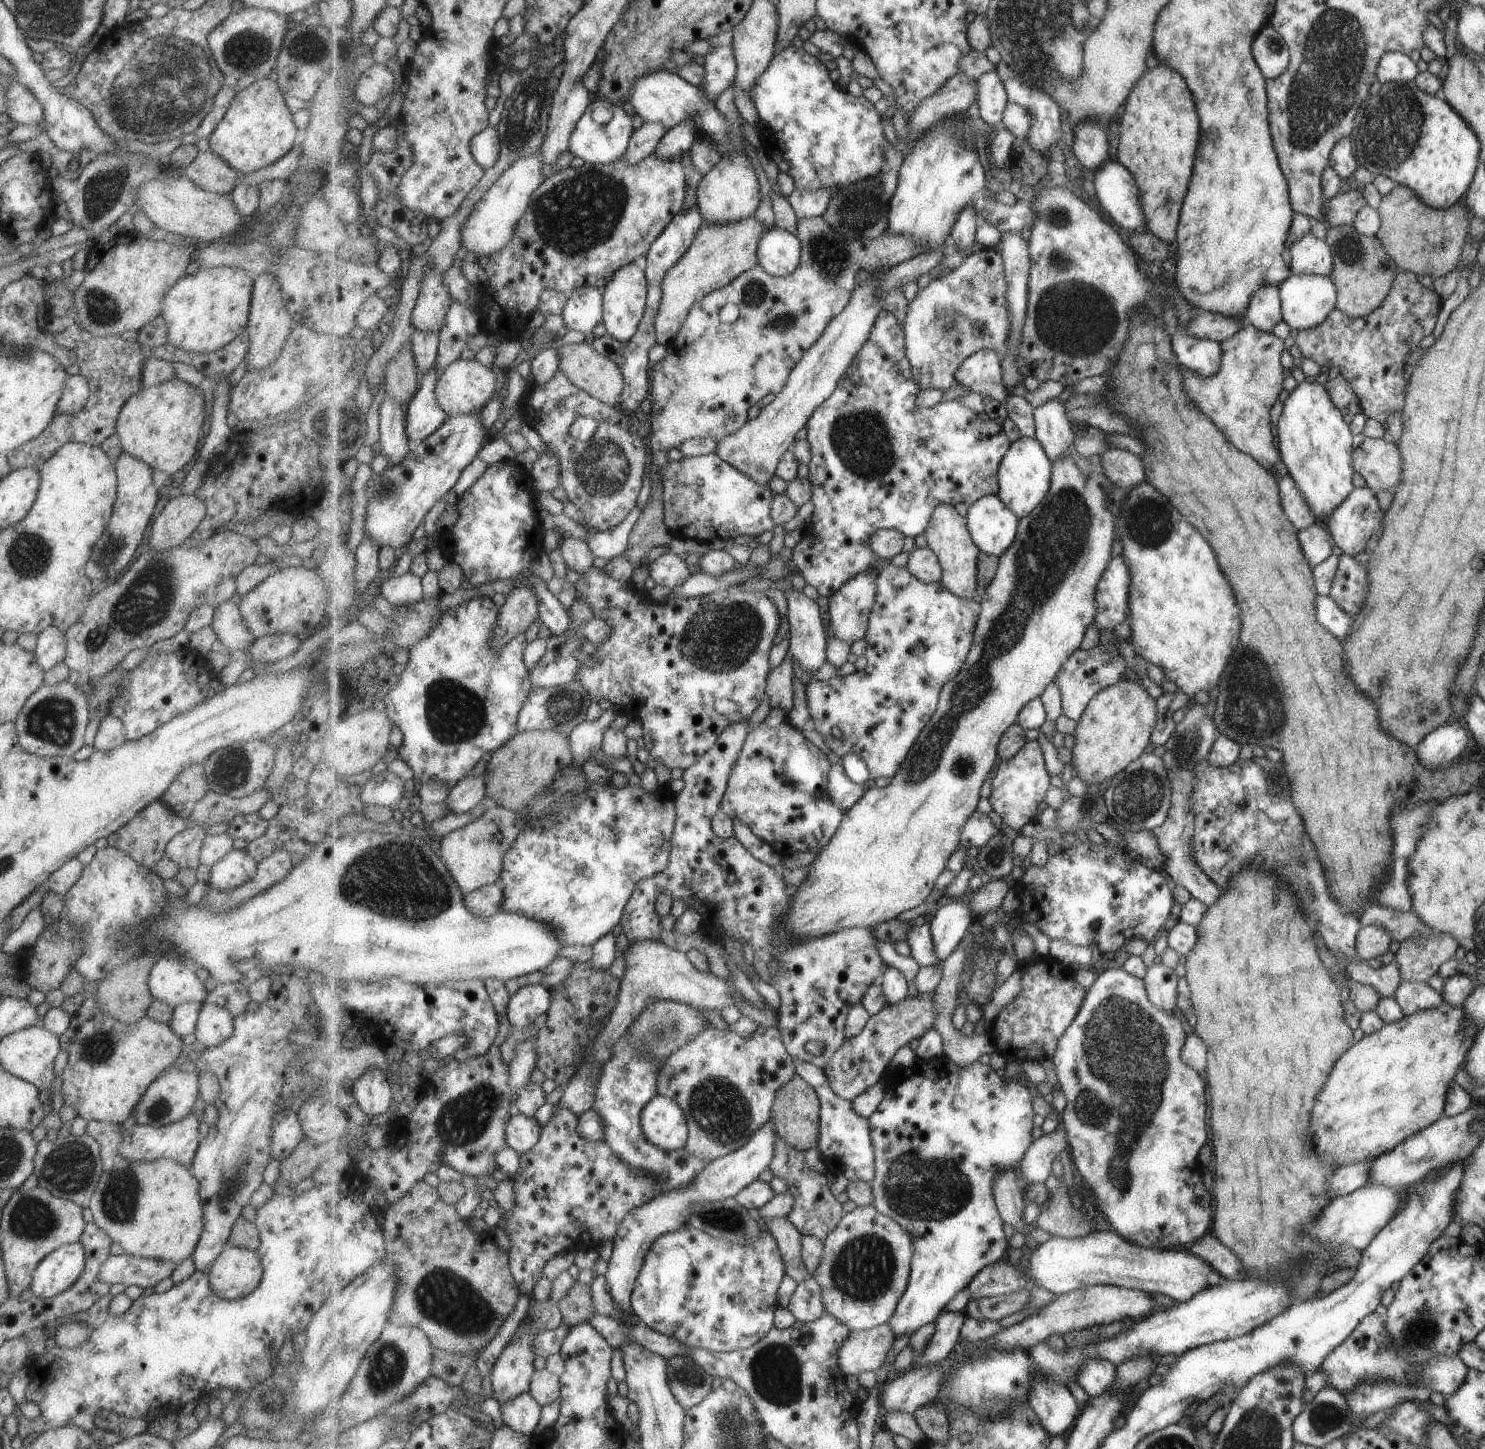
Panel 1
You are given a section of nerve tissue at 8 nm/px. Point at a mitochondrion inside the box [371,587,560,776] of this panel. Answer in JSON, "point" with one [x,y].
{"point":[455,715]}

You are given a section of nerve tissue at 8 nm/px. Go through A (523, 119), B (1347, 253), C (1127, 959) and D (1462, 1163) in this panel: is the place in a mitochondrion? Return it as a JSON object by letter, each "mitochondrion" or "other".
{"A":"mitochondrion","B":"mitochondrion","C":"other","D":"other"}

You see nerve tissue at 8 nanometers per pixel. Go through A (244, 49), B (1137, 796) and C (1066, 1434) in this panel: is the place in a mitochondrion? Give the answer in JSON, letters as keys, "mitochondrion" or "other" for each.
{"A":"mitochondrion","B":"mitochondrion","C":"other"}

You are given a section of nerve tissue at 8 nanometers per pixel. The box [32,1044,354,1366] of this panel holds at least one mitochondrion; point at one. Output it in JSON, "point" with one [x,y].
{"point":[70,1168]}

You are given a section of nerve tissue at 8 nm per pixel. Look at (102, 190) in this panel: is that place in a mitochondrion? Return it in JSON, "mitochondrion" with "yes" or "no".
{"mitochondrion":"yes"}

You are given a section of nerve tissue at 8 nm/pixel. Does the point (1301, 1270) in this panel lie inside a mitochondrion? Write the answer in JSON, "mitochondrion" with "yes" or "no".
{"mitochondrion":"yes"}

